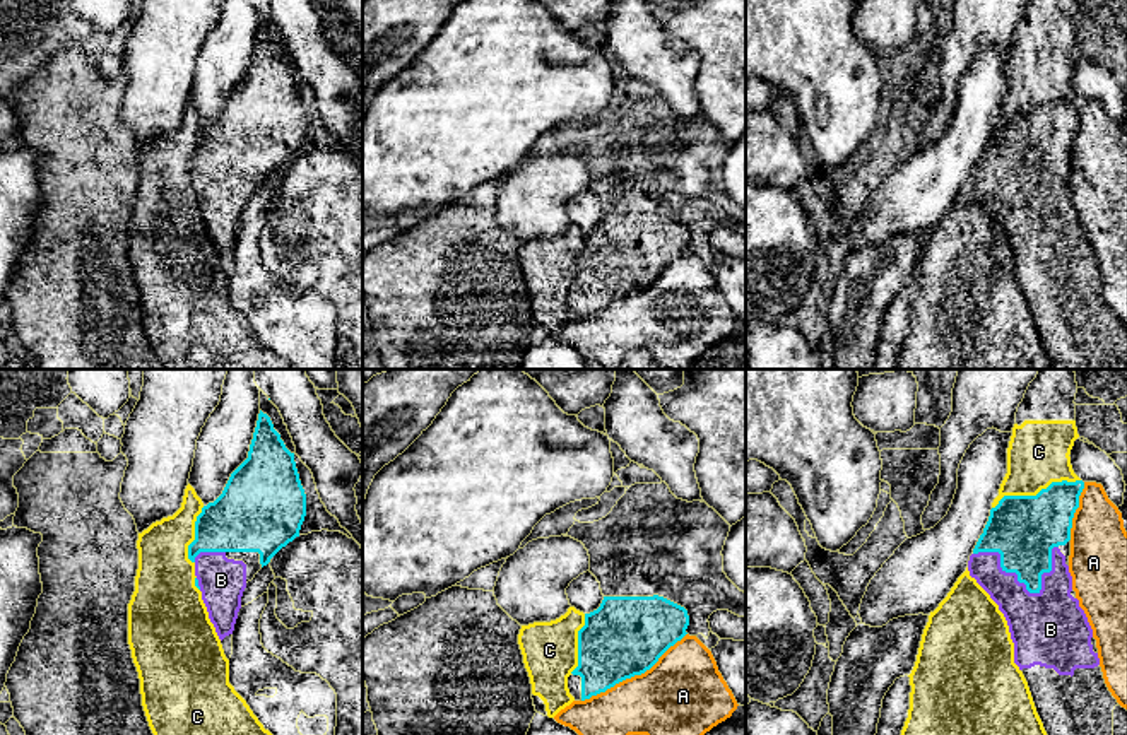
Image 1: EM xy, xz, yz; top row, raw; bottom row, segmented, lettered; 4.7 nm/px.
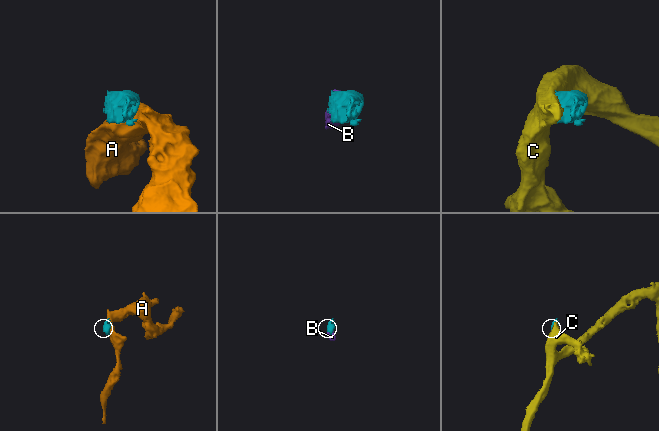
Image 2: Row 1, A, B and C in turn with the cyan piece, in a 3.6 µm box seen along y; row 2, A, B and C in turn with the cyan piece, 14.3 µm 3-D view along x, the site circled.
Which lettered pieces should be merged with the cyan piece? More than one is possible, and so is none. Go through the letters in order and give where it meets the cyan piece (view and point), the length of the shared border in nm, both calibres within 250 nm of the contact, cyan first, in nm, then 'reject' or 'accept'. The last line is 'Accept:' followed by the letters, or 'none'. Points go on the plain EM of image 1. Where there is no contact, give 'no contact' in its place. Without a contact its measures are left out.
A: xz (633, 293) | 600 nm | 380/400 nm | reject
B: yz (1025, 200) | 400 nm | 320/360 nm | accept
C: yz (1037, 111) | 440 nm | 320/280 nm | reject
Accept: B

